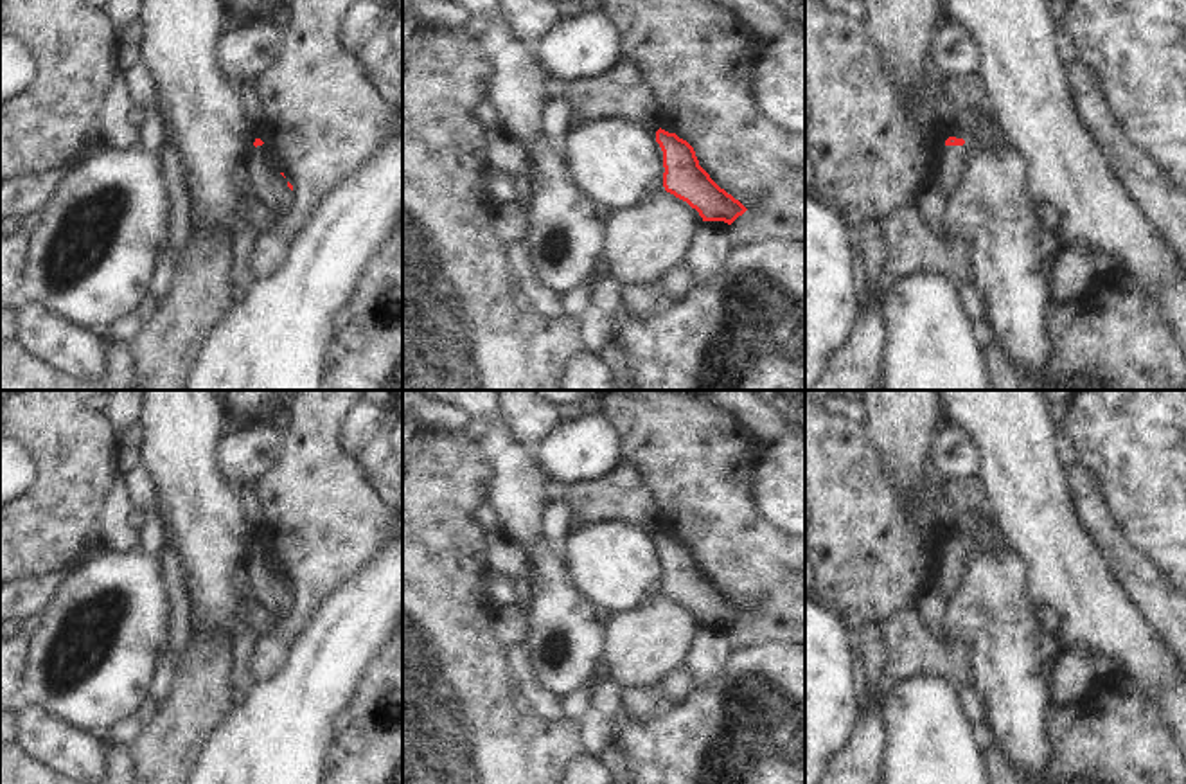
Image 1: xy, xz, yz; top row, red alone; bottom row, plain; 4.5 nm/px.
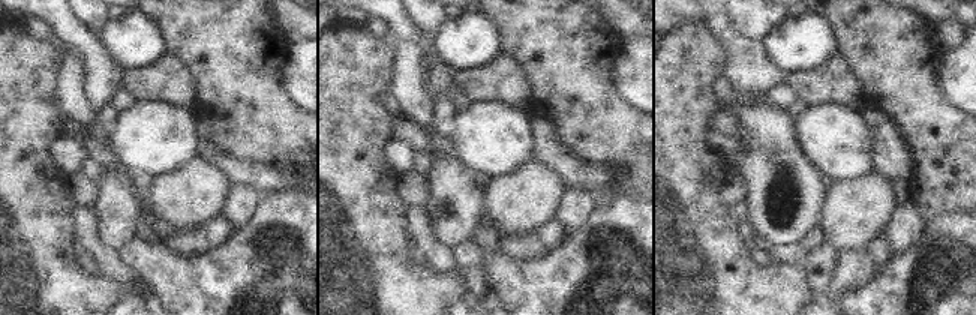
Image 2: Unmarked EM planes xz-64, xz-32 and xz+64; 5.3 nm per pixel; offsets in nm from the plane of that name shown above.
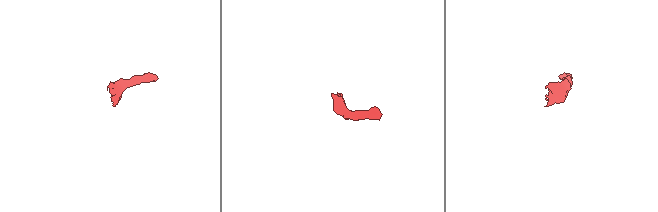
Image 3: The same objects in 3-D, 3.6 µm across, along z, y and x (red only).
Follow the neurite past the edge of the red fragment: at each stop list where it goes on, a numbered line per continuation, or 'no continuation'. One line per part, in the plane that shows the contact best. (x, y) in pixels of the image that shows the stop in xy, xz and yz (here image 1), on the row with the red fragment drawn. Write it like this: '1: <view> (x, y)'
1: yz (953, 168)

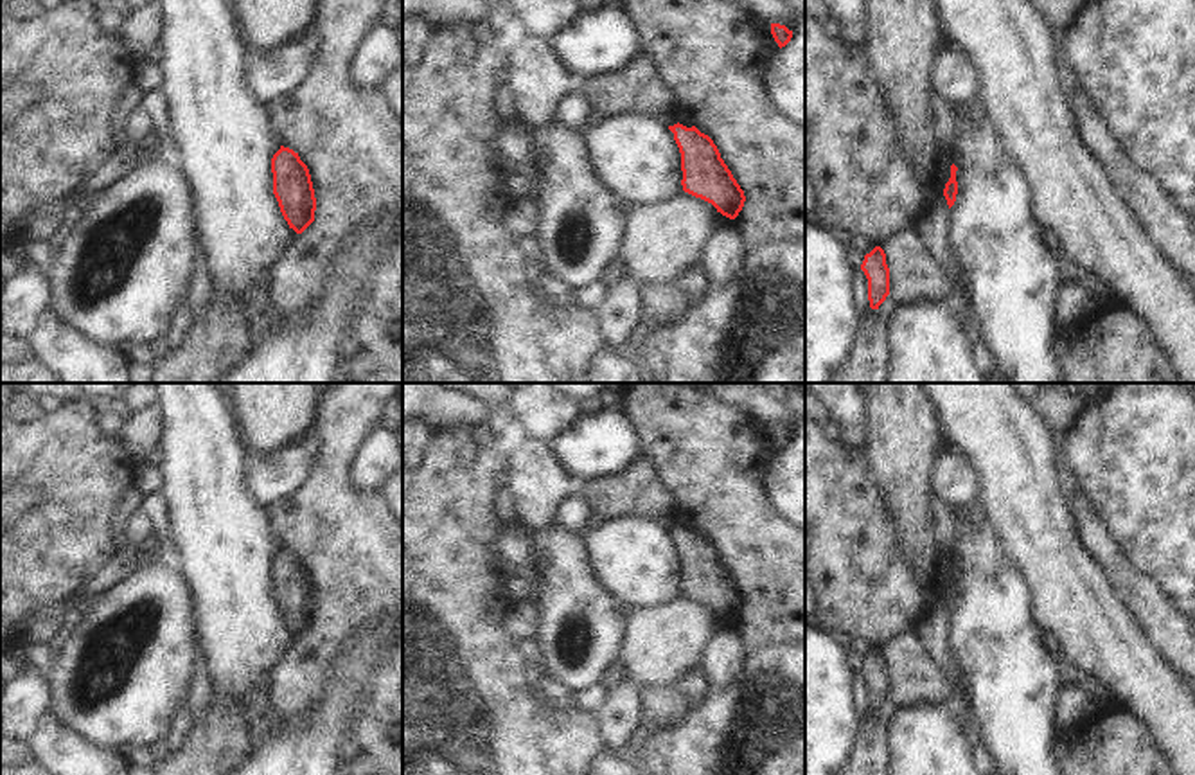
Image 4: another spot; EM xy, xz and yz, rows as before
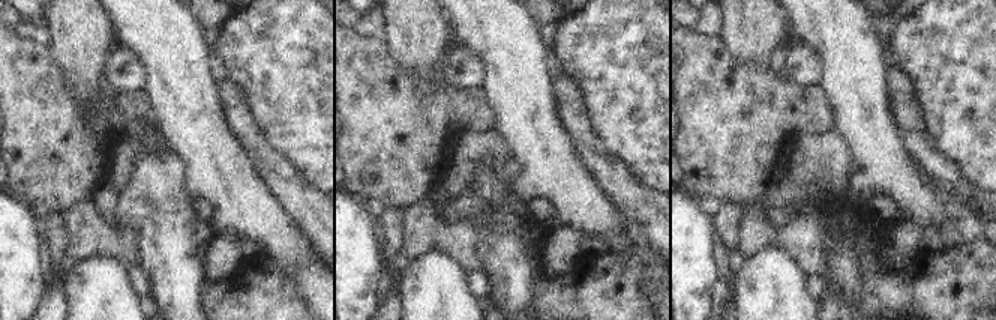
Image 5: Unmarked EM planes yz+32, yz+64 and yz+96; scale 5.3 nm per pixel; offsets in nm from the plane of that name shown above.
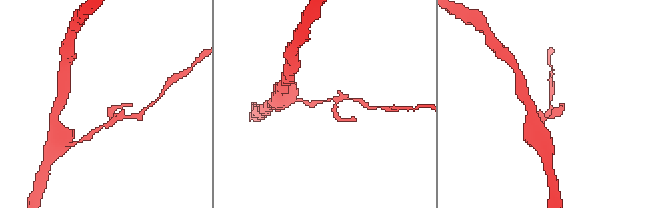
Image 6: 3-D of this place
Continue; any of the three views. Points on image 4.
no continuation

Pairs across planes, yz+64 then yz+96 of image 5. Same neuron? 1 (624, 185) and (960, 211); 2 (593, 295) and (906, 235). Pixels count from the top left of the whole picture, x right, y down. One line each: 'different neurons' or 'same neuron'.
1: different neurons
2: different neurons

